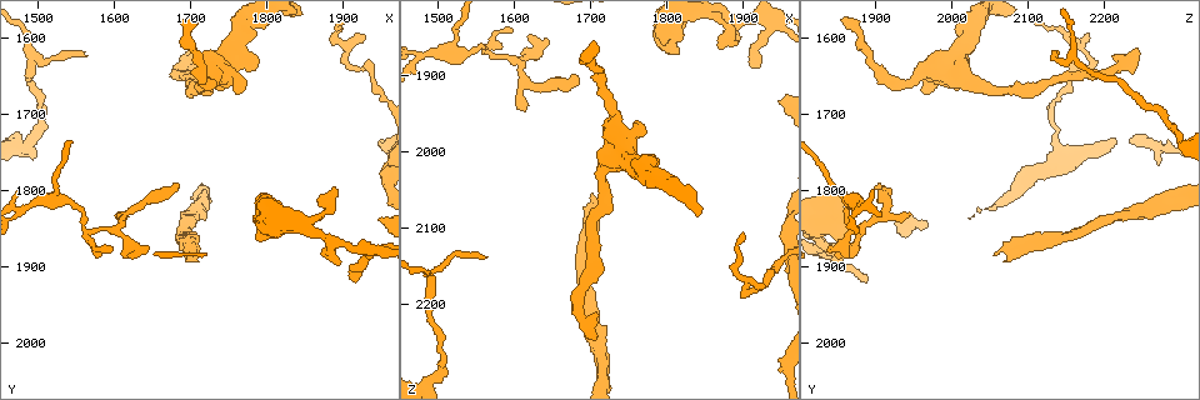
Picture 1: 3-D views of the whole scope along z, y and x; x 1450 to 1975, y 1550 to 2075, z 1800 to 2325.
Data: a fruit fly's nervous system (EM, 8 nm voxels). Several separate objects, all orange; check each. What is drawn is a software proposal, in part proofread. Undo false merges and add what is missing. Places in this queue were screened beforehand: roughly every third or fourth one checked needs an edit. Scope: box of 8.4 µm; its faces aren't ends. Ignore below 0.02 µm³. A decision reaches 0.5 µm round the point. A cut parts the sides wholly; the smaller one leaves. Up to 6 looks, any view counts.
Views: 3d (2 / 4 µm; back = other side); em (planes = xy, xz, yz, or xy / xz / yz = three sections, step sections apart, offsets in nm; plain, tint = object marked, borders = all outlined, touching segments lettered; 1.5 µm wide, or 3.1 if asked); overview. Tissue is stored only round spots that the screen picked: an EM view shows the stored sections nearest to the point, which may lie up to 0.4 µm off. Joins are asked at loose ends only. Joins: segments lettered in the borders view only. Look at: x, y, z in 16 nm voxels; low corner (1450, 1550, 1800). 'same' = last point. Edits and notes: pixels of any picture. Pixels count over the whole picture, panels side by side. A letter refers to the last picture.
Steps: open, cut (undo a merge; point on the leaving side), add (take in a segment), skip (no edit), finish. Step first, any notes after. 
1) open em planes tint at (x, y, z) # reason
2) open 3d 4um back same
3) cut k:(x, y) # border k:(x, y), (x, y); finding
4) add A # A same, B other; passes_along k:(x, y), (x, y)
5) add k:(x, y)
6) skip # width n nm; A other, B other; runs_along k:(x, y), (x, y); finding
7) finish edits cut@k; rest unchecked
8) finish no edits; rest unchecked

open em planes borders at (1685, 1795, 1905) # tapers out

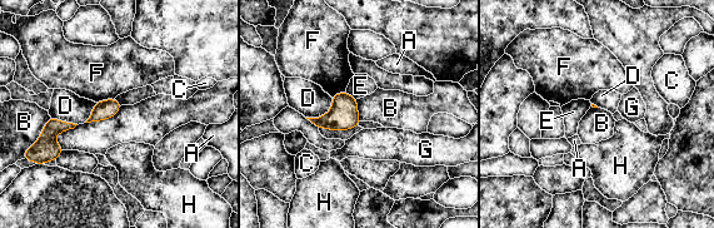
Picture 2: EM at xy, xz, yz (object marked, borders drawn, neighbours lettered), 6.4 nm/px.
skip # A other, B other, C other, D other, E other, F other, G other, H other; border 2:(121, 105), (111, 117), (86, 123); no lettered segment goes on from it

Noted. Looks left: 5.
open em planes borders at (1795, 1810, 1860) # an open end

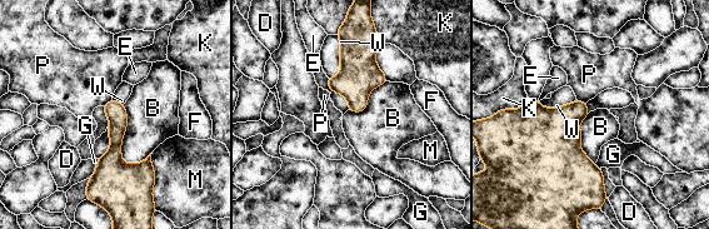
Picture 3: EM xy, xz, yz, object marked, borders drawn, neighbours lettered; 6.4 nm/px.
skip # B other, D other, E other, F other, G other, K other, M other, P other, W other; border 3:(123, 104), (121, 159), (139, 164); none of them fits

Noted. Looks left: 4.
open em planes plain at (1555, 1620, 2145) # branch stops here

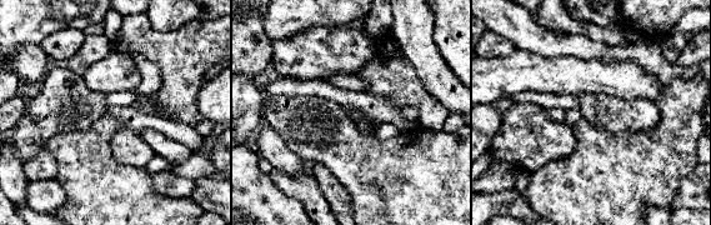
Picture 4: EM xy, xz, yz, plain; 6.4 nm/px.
open em planes borders same # what lies round it

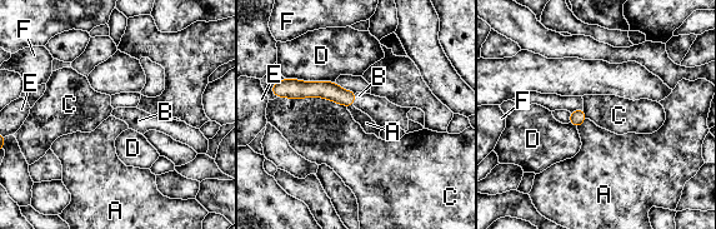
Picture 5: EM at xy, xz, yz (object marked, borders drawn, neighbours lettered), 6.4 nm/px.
add B # A other, B same, C other, D other, E other, F other; passes_along 5:(329, 90), (354, 99), (381, 111); it goes on there

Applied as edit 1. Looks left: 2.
finish edits add@5; rest unchecked

